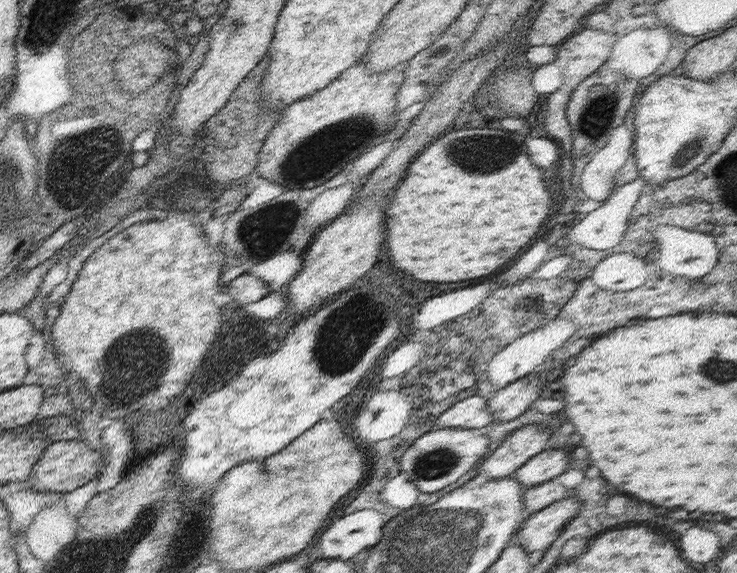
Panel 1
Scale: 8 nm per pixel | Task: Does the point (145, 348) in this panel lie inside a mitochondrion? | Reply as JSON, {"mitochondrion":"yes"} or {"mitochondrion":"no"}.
{"mitochondrion":"yes"}

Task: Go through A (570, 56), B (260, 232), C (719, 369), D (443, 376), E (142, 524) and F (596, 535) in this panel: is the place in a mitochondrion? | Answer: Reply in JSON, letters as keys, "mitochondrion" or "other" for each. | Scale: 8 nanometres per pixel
{"A":"other","B":"mitochondrion","C":"mitochondrion","D":"other","E":"mitochondrion","F":"other"}

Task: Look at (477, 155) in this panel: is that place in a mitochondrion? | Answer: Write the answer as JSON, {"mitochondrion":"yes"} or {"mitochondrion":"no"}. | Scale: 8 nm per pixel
{"mitochondrion":"yes"}

